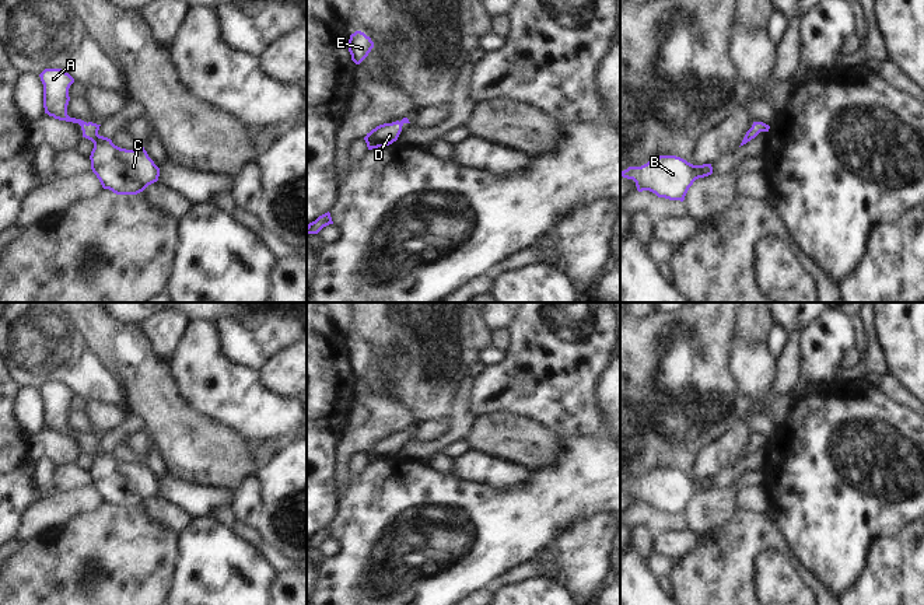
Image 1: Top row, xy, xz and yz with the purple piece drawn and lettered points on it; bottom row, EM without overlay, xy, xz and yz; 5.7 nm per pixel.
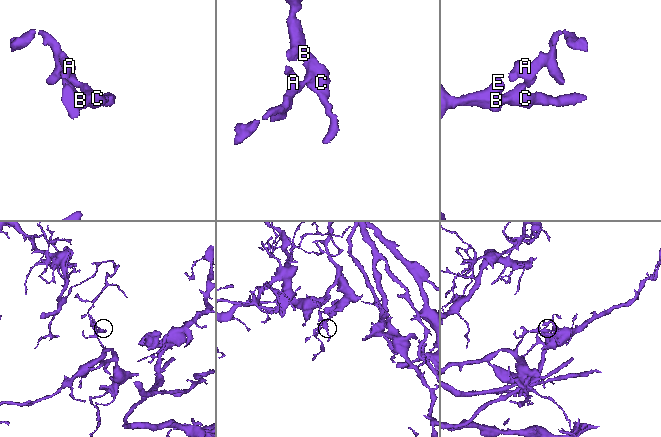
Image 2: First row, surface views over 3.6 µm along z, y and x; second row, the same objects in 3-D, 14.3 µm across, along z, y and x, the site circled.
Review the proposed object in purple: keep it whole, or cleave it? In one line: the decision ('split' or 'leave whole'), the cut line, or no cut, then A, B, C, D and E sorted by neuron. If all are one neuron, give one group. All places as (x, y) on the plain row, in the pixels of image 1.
leave whole; no cut; A B C D E

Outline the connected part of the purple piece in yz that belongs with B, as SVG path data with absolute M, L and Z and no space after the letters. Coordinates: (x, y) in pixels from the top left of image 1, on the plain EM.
M659 469L641 480L629 480L627 483L620 486L623 492L633 493L636 496L638 506L650 504L658 511L680 515L685 514L689 501L696 493L708 490L711 487L711 478L693 479L676 469Z

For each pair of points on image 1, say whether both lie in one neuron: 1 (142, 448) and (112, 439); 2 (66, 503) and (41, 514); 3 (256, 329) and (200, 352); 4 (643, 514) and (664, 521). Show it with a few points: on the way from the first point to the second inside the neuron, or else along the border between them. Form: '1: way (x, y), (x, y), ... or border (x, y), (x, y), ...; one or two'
1: border (143, 429), (133, 433), (125, 443); two
2: way (60, 506), (46, 513); one
3: border (213, 324), (220, 349), (233, 362), (244, 366); two
4: way (648, 516), (658, 521); one

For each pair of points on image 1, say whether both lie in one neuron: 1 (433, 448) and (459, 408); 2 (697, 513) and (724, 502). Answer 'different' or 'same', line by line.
1: same
2: same

